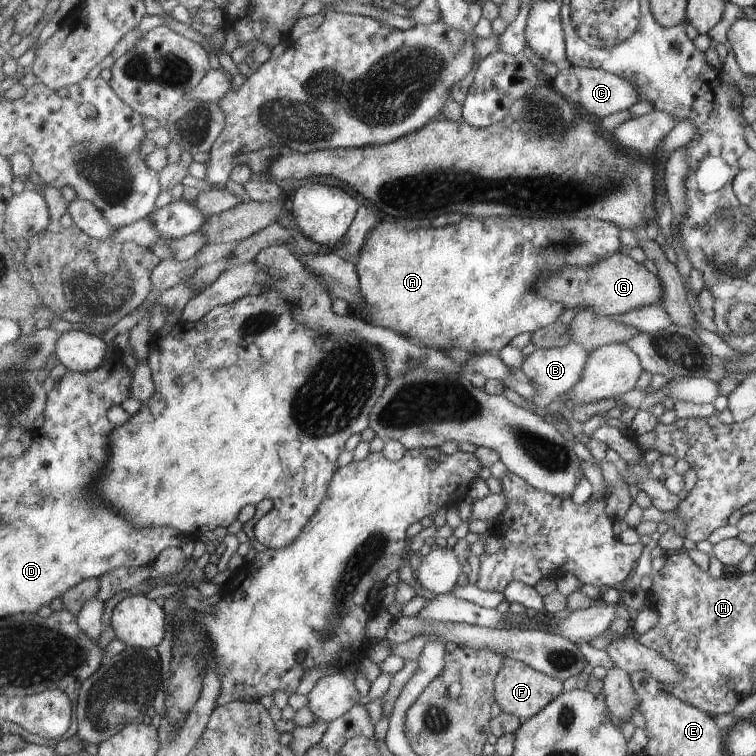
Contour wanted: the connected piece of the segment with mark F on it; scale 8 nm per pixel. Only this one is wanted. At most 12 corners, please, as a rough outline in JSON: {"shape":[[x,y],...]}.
{"shape":[[507,657],[495,679],[501,711],[527,721],[563,681]]}

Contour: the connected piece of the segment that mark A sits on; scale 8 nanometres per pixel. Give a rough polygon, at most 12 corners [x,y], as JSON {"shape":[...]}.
{"shape":[[596,218],[379,222],[373,326],[498,355],[562,320],[543,272],[621,253]]}

